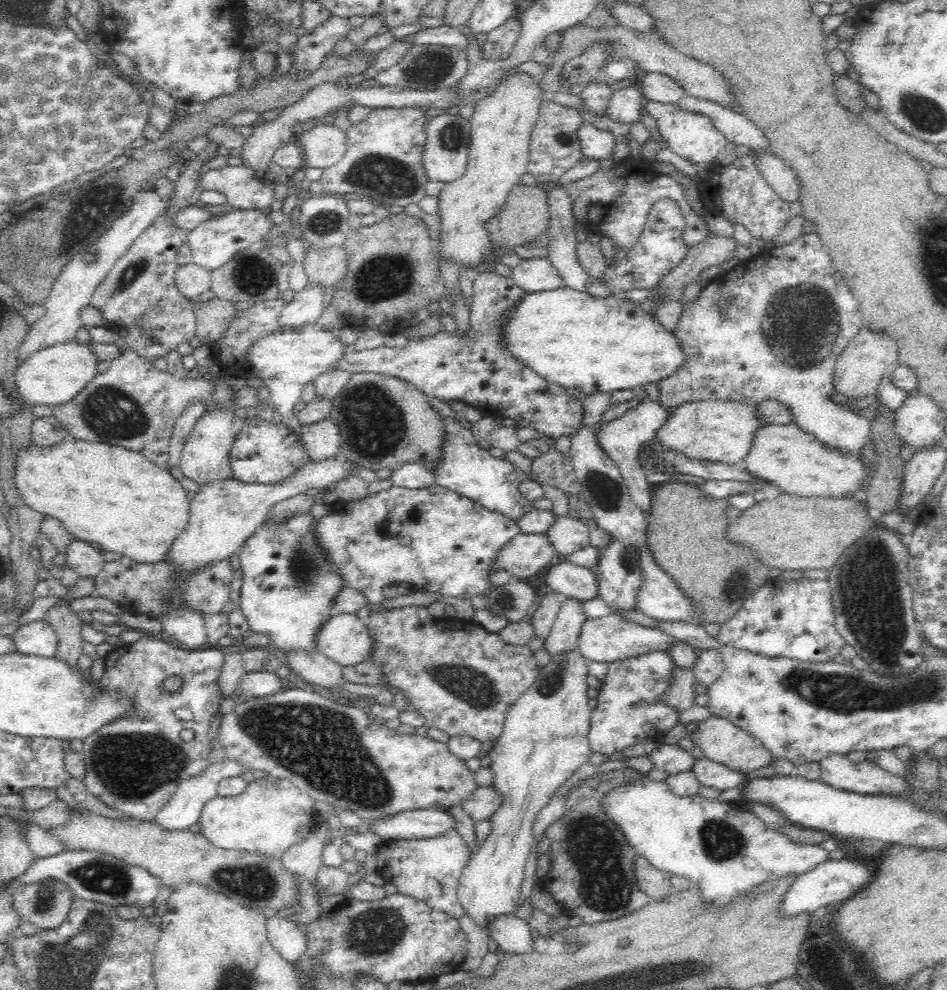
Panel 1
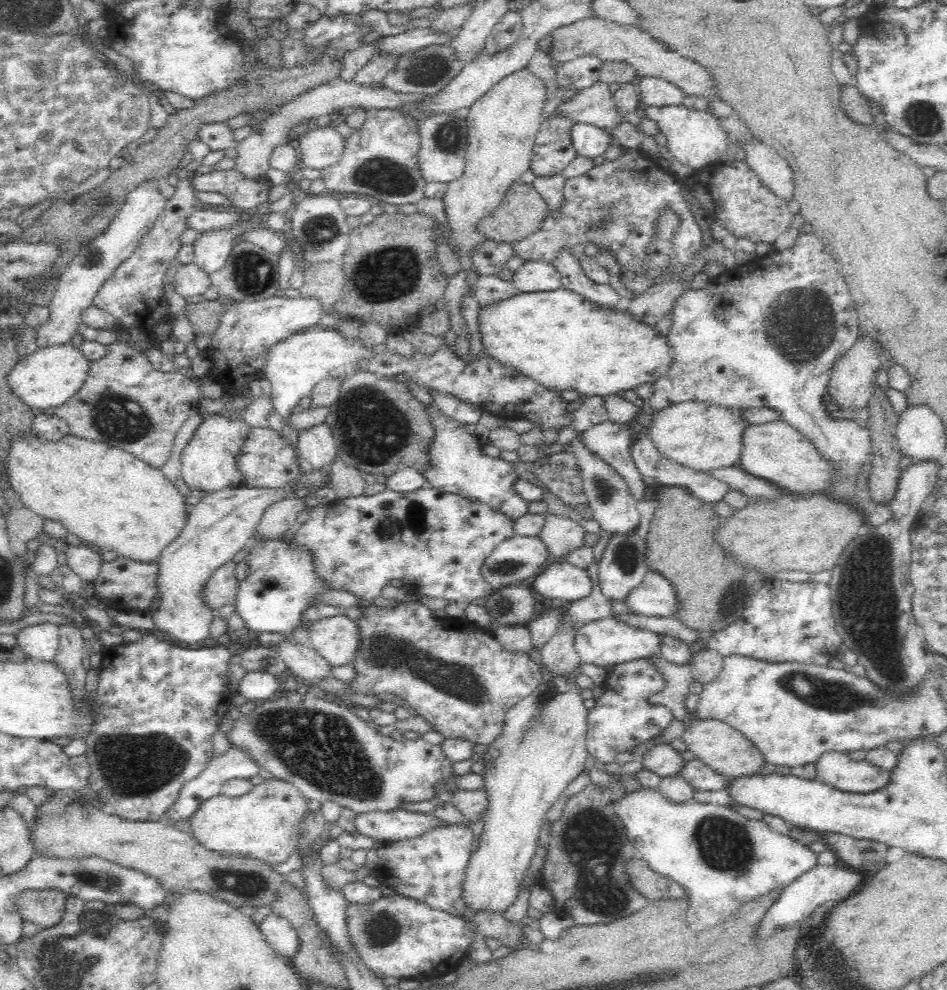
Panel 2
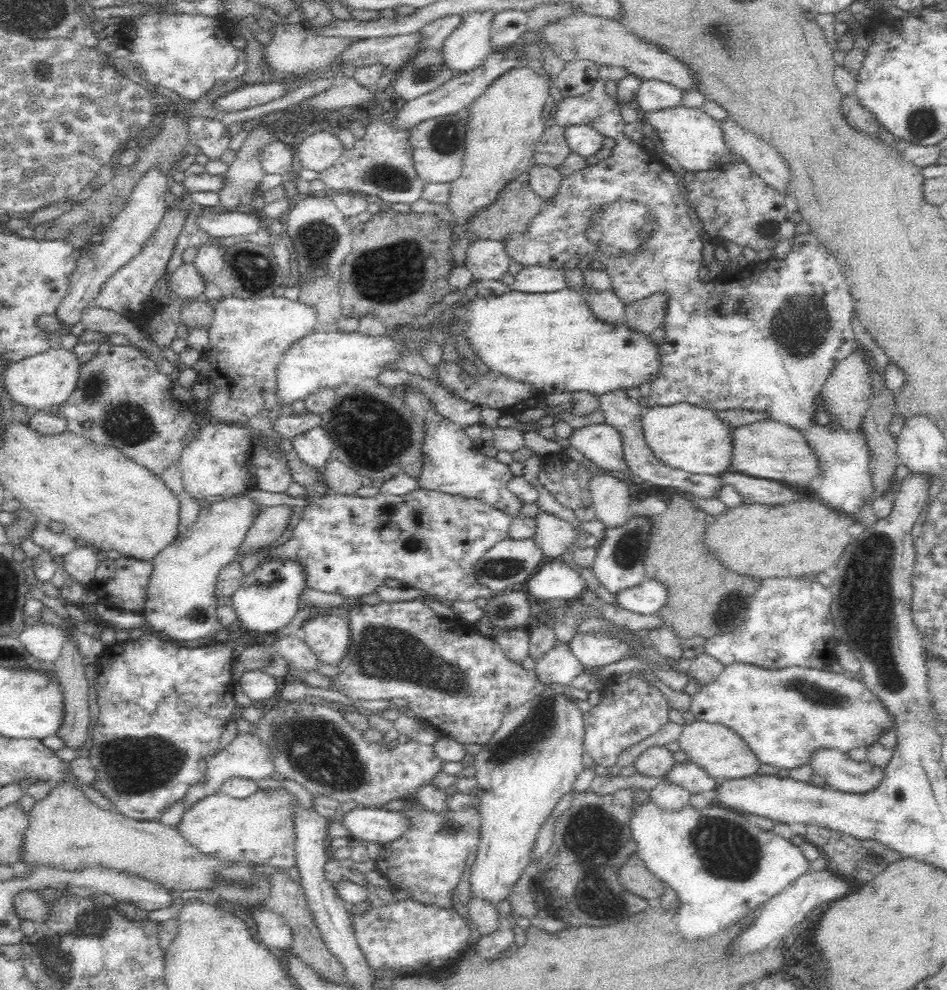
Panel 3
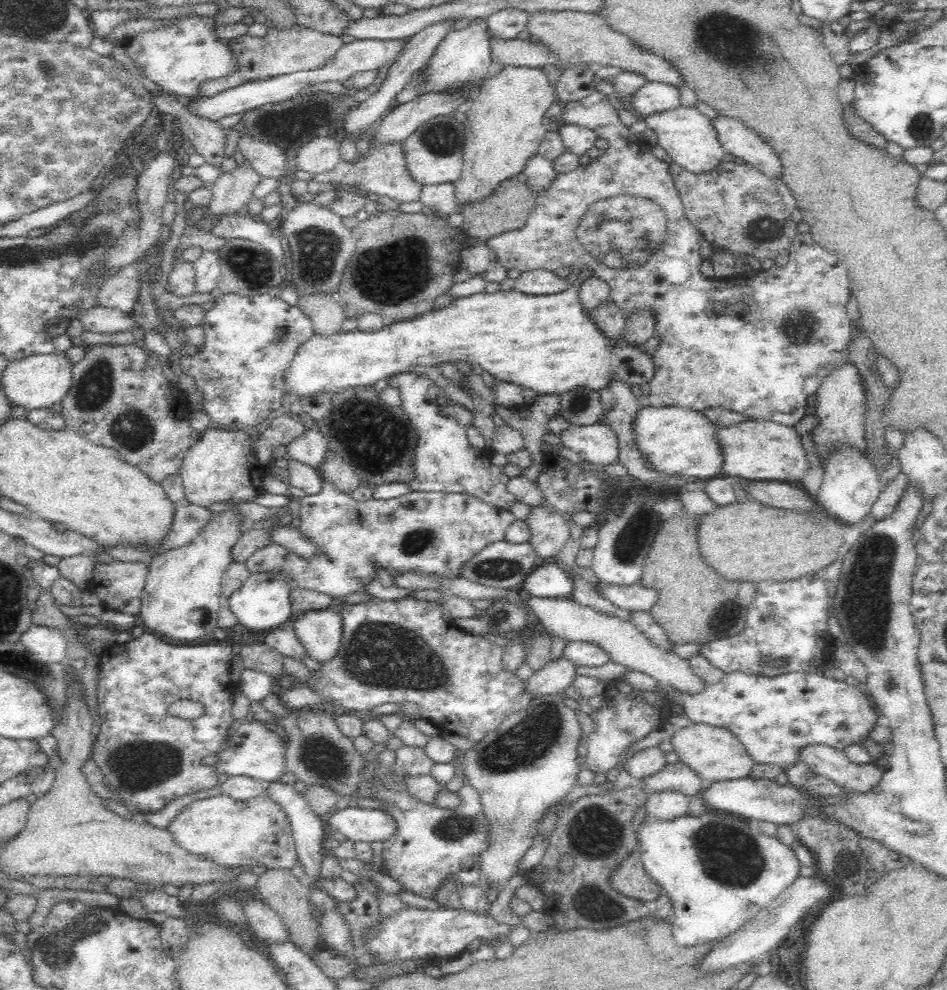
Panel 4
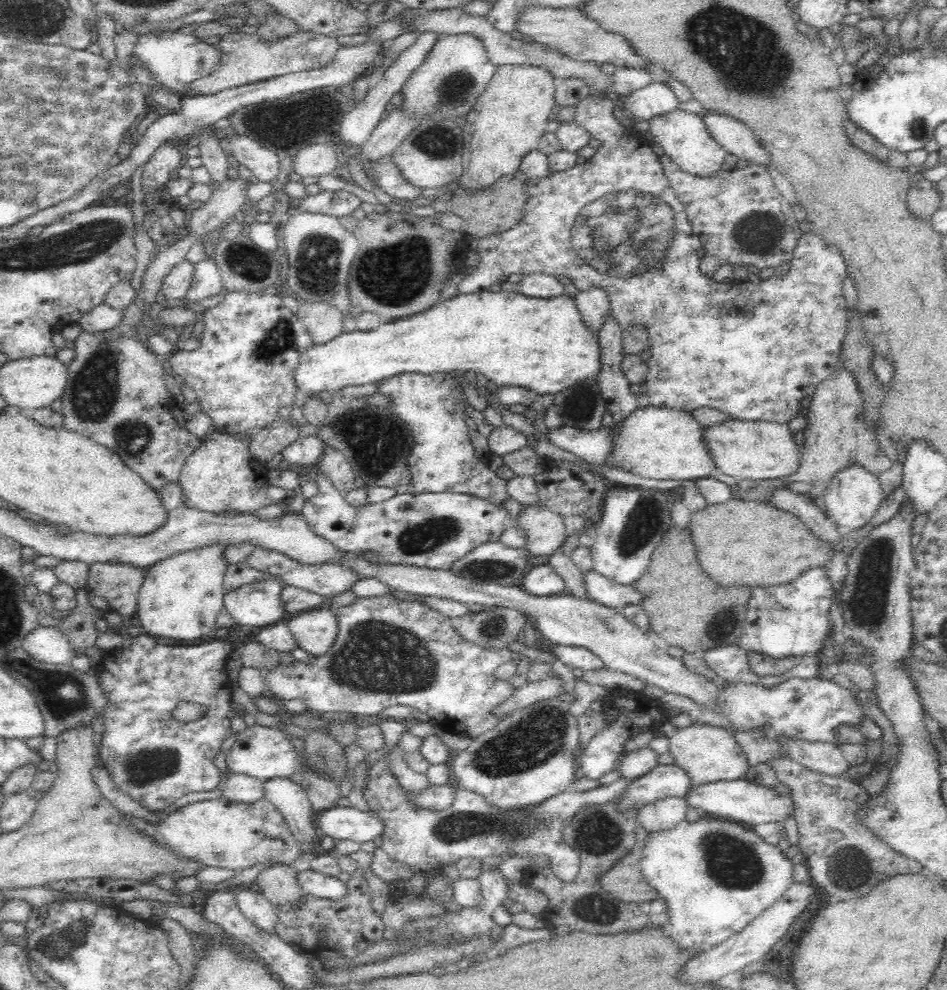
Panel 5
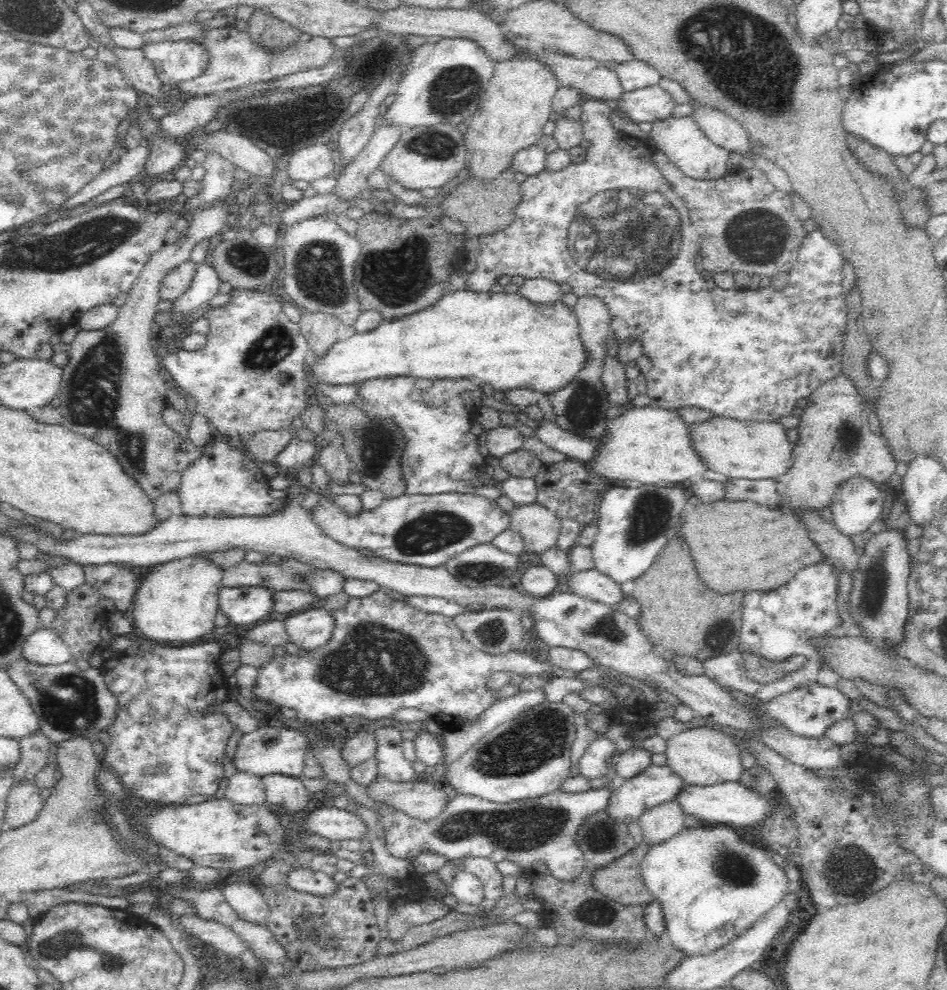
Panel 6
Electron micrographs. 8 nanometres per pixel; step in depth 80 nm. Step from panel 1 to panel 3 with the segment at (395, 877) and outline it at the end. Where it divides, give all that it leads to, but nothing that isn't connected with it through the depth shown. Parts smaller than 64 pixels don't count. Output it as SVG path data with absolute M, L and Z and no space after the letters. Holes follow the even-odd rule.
M410 806L408 810L400 810L407 814L413 821L412 830L400 836L394 842L385 842L381 845L380 855L375 859L375 868L388 880L394 890L408 892L414 900L428 906L437 906L440 908L454 909L460 902L458 894L458 884L462 878L466 878L466 858L470 852L476 852L479 841L479 828L481 825L480 814L478 810L450 812L450 815L433 815L427 810L413 810Z

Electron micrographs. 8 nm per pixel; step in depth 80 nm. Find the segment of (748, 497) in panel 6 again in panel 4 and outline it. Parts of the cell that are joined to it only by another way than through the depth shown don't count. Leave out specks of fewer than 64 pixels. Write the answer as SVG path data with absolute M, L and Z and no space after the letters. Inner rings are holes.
M846 361L844 364L837 366L820 384L820 388L816 391L816 404L812 409L816 417L820 419L820 424L810 434L821 460L830 447L833 449L836 441L856 445L856 447L865 451L864 415L868 402L866 389L864 388L865 381L860 375L860 369L852 361Z

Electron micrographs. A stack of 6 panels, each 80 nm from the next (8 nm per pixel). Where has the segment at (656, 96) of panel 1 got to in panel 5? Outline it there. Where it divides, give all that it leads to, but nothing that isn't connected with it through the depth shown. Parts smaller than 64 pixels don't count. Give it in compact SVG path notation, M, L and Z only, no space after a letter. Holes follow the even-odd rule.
M651 82L645 88L636 90L623 99L624 107L640 122L647 122L654 116L672 112L678 108L679 99L666 83Z

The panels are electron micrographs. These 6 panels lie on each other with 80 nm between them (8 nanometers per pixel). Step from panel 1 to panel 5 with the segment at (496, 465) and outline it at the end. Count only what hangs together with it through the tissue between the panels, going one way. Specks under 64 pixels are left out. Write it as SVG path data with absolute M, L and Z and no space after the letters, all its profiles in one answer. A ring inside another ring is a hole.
M404 373L378 382L378 392L391 398L389 408L412 427L415 445L408 456L411 474L408 491L468 493L499 506L511 497L507 480L496 478L495 472L482 464L481 454L472 447L471 432L463 419L467 414L465 395L450 373Z

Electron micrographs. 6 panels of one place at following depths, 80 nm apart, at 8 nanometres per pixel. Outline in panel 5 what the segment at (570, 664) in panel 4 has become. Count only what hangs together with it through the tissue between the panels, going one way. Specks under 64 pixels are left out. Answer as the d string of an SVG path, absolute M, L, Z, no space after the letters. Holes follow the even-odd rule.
M550 672L548 678L542 680L530 680L526 685L520 686L507 702L495 709L496 715L510 715L514 711L528 706L533 702L561 696L564 692L564 678Z

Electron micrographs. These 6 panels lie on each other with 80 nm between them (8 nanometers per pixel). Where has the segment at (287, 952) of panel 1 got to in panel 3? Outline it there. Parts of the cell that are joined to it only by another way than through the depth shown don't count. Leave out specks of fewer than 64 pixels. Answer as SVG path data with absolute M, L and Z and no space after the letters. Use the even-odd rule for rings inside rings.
M256 908L251 912L252 920L257 926L259 939L271 950L283 954L292 948L294 933L288 926L286 919L266 908Z

